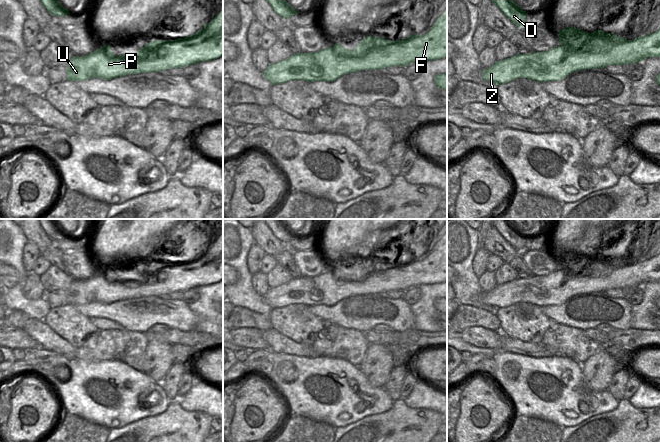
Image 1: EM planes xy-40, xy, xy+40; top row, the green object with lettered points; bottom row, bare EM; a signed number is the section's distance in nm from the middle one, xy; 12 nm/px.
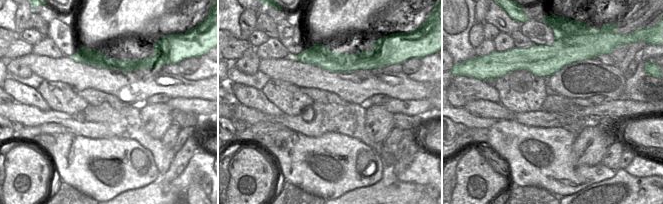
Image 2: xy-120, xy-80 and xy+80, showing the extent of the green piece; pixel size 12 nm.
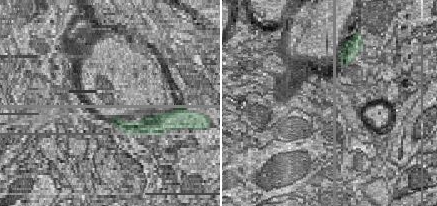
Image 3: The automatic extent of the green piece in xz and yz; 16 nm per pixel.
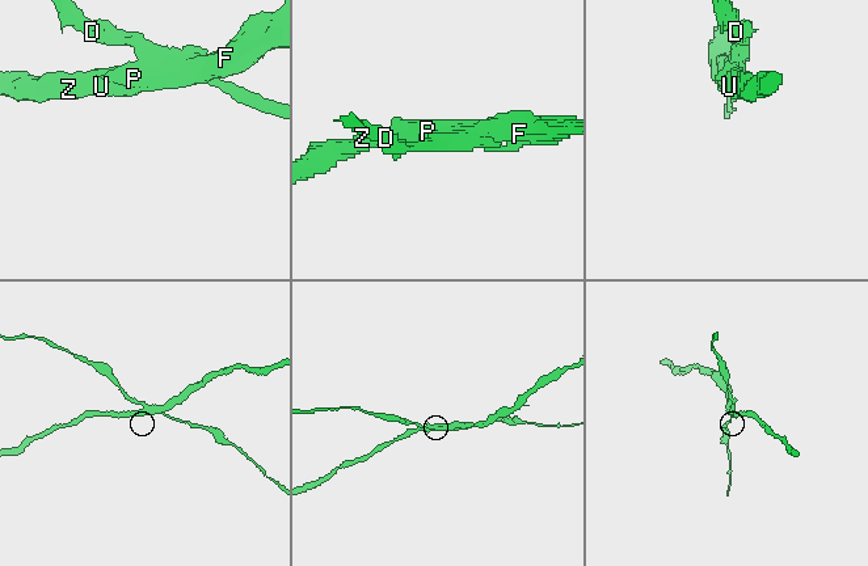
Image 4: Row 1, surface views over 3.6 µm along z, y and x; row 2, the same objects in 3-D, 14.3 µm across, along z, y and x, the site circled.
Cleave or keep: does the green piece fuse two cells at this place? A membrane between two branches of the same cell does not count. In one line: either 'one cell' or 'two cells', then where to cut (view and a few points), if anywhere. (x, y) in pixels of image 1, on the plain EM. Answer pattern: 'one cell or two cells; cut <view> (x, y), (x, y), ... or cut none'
two cells; cut xy+40 (632, 264), (597, 277), (587, 277), (579, 268), (561, 268)

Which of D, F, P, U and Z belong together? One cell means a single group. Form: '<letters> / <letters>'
D / F P U Z

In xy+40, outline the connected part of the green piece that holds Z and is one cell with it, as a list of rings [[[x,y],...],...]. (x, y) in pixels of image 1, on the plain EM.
[[[660,253],[598,278],[587,277],[582,269],[575,269],[572,266],[561,268],[546,276],[516,278],[483,293],[482,302],[495,310],[517,302],[527,302],[541,307],[561,305],[579,294],[634,288],[649,281],[660,281]]]

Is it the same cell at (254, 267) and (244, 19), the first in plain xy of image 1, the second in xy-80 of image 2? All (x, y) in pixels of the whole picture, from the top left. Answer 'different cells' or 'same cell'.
same cell

